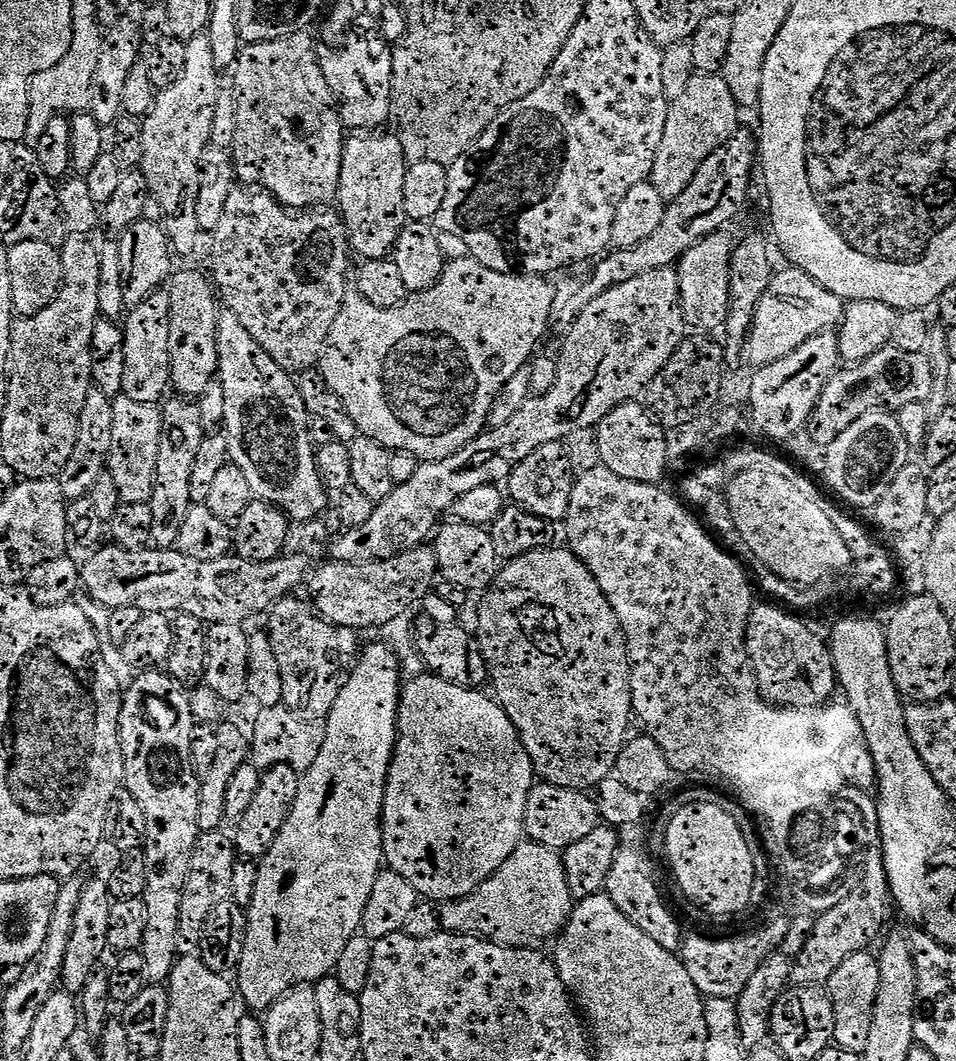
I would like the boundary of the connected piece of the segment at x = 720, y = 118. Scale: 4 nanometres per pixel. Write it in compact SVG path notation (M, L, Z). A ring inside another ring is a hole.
M700 70L686 82L686 90L678 94L668 105L666 131L662 134L662 142L658 146L658 158L654 158L652 183L658 186L665 201L673 200L698 174L698 166L725 144L731 136L735 136L740 124L741 105L737 103L723 75L712 70Z

